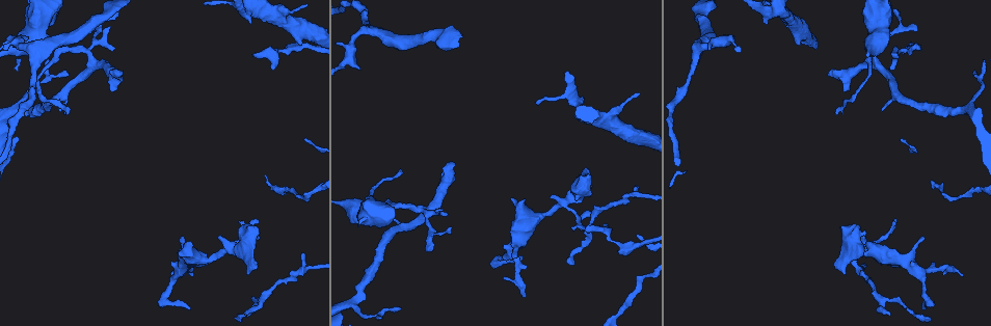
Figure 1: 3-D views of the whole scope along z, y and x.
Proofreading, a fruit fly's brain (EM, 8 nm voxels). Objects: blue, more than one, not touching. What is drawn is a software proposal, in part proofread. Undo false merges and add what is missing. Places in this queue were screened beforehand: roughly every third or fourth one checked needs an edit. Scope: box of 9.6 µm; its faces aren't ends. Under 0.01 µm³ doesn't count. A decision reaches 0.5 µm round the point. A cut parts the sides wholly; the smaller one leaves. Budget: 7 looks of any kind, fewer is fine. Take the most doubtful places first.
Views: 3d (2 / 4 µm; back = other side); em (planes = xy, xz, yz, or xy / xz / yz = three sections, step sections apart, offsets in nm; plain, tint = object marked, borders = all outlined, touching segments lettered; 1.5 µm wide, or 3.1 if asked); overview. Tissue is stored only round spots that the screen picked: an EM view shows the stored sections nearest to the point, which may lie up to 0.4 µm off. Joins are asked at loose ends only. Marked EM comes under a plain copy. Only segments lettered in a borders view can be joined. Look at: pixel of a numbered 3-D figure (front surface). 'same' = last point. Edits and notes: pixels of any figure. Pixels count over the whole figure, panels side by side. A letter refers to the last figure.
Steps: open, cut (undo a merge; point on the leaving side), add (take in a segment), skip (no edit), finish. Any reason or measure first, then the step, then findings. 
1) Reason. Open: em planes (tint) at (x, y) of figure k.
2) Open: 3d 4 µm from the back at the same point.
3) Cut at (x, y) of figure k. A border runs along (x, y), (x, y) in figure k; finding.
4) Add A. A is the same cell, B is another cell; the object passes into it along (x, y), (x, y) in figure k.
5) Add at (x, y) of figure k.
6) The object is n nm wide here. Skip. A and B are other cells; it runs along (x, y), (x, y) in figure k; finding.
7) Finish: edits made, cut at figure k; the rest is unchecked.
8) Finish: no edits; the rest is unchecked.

An open end. Open: em yz step 4 (tint) at (257, 222) of figure 1.

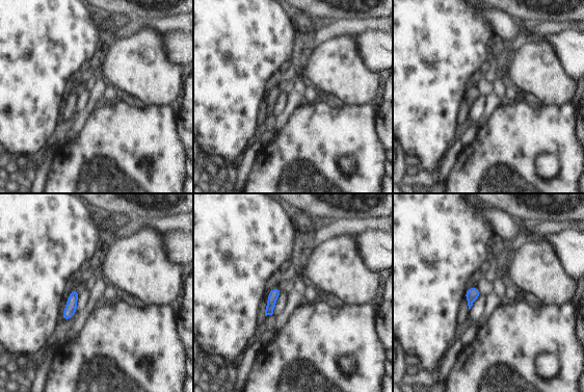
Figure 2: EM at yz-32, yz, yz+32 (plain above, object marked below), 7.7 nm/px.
Cut it another way. Open: em planes (borders) at the same point.

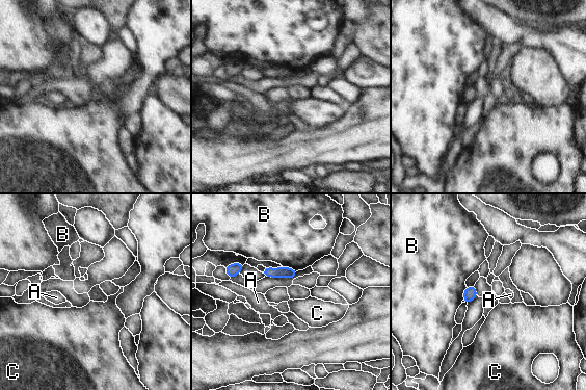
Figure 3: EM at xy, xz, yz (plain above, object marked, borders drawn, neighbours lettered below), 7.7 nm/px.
Skip. A, B and C are other cells; a border runs along (282, 265), (297, 270) in figure 3; none of them fits.

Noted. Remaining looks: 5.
Branch stops here. Open: em xy step 4 (borders) at (635, 190) of figure 1.

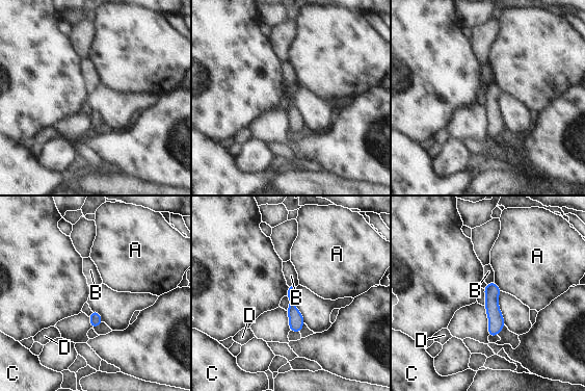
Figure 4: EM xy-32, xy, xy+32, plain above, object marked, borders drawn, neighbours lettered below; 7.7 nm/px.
Cut it another way. Open: em planes (borders) at the same point.

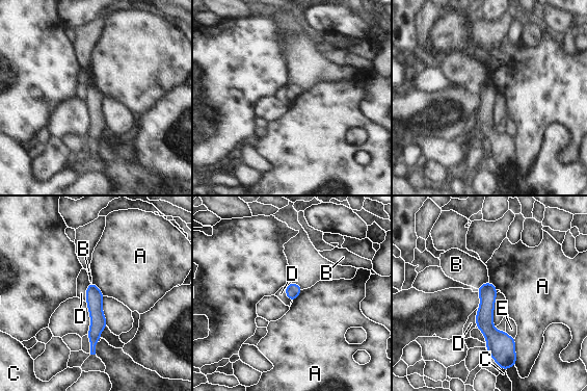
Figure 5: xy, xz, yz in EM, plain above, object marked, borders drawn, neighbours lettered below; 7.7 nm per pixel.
Skip. A, B, C, D and E are other cells; a border runs along (505, 332), (514, 338) in figure 5; no lettered segment goes on from it.

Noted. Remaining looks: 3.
An open end. Open: em xz step 8 (borders) at (843, 88) of figure 1.

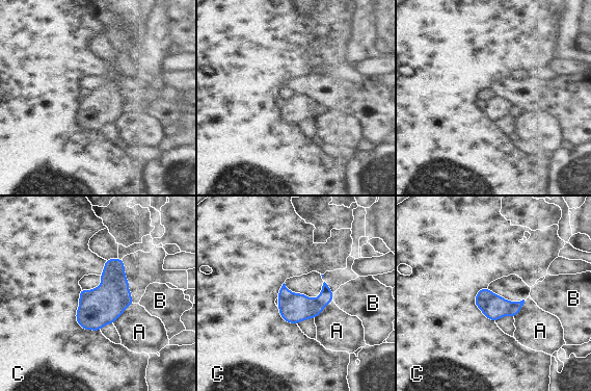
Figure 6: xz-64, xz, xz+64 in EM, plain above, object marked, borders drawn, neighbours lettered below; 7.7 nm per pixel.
Skip. A, B and C are other cells; a border runs along (80, 288), (76, 320), (100, 331) in figure 6; no lettered segment goes on from it.

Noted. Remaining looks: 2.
Finish: no edits; the rest is unchecked.

